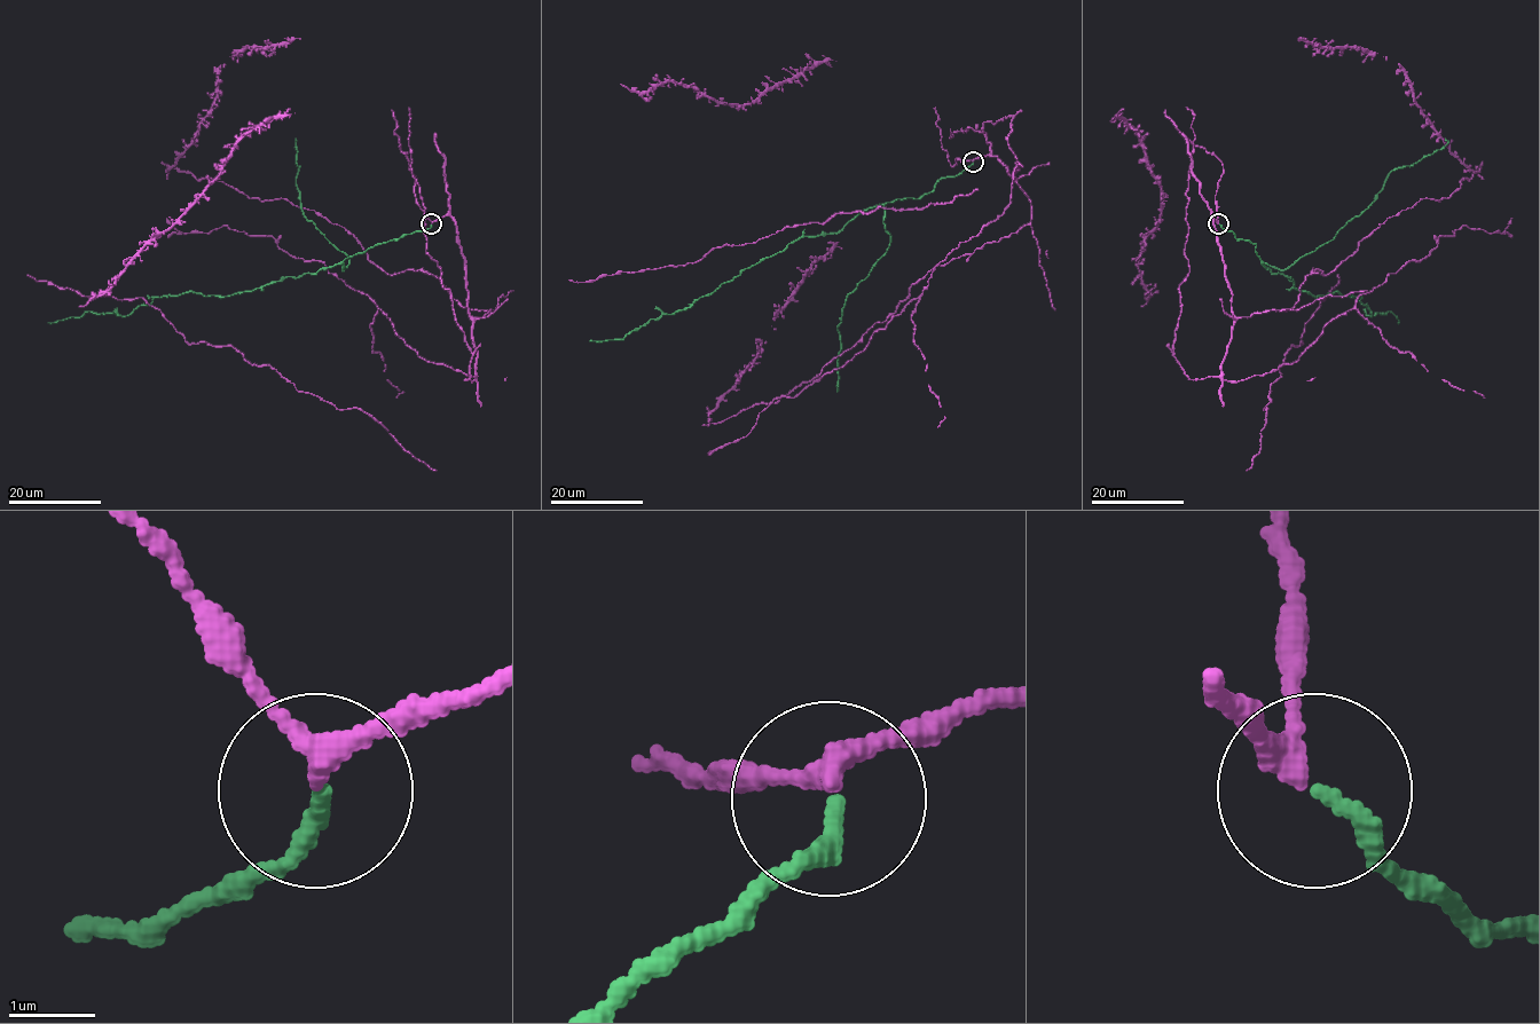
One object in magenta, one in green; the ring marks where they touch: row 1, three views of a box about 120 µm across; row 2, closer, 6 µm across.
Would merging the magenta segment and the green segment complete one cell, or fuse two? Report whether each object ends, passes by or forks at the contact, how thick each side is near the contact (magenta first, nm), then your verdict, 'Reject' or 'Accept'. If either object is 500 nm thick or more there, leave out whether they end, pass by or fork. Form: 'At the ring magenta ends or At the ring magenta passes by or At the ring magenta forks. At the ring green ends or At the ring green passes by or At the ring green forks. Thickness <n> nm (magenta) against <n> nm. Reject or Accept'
At the ring magenta passes by. At the ring green ends. Thickness 240 nm (magenta) against 200 nm. Accept

